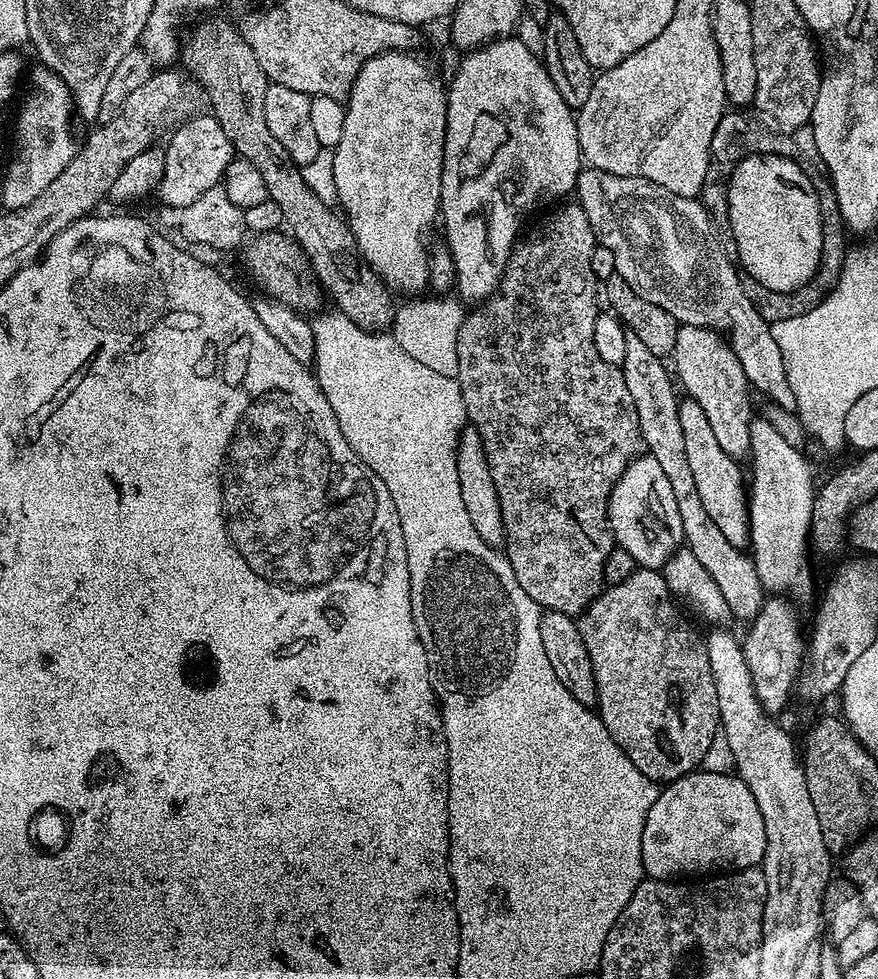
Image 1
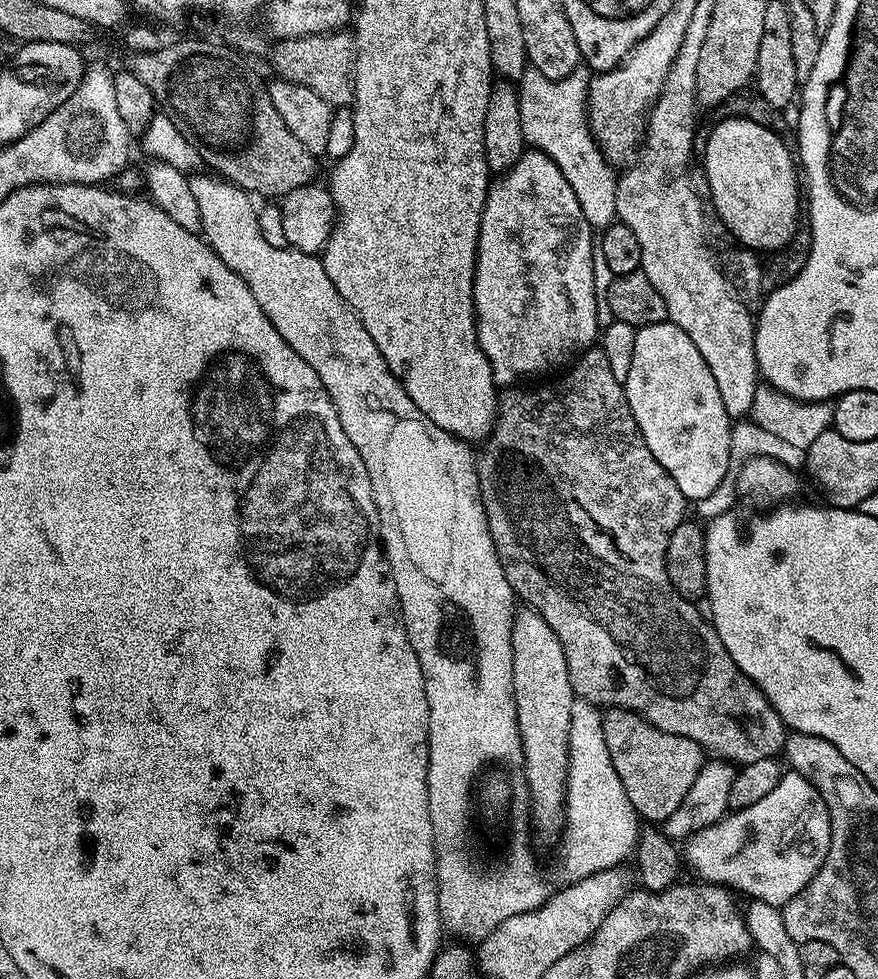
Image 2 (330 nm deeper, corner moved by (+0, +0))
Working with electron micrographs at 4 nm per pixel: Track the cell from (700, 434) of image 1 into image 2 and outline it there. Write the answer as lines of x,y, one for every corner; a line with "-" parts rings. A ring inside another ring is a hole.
669,319
654,326
637,328
630,374
622,383
630,402
630,410
634,414
634,422
638,422
638,430
642,430
642,438
646,438
646,446
650,446
650,454
654,454
666,474
674,478
674,486
682,490
685,501
695,502
718,490
718,486
722,486
722,482
729,479
728,468
733,467
734,420
726,414
726,406
722,406
722,394
718,394
718,382
714,382
714,374
710,374
706,358
698,354
698,346
690,342
690,334
686,334
686,330
682,330

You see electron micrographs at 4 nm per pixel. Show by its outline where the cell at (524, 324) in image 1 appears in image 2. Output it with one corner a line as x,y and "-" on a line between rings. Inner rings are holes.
593,346
589,348
588,351
581,352
575,363
560,375
552,378
557,378
557,380
552,380
549,384
540,384
537,388
524,388
528,386
509,387
507,391
505,391
508,393
506,393
505,396
503,393
503,395
499,397
496,405
496,422
492,426
492,433
488,435
486,443
481,447
485,448
482,449
481,452
478,452
478,455
475,457
476,473
480,479
482,506
486,510
486,522
490,526
490,534
494,538
496,553
504,567
506,582
510,582
513,593
515,593
525,605
540,612
542,618
546,618
546,622
550,622
550,630
554,630
554,634
558,634
558,642
562,642
562,654
566,654
566,670
570,670
570,686
572,687
573,693
575,693
579,699
588,700
591,704
595,704
604,710
627,710
629,712
637,712
643,720
650,722
658,730
662,730
666,734
690,738
694,742
698,742
698,746
703,748
705,753
711,754
713,757
721,760
729,761
737,766
743,766
750,762
758,762
758,758
779,757
781,753
783,753
784,743
786,743
789,737
786,726
781,722
779,714
776,713
775,708
770,706
770,702
761,694
760,689
756,687
752,679
746,674
742,674
742,670
734,662
734,658
730,658
726,646
722,646
722,638
718,638
716,629
712,627
711,619
709,619
703,611
700,613
699,610
696,609
697,605
693,603
693,601
682,598
678,594
678,590
674,590
674,582
670,582
670,574
666,574
666,546
670,546
670,534
674,534
674,530
678,530
678,526
686,519
686,512
684,512
686,501
682,494
682,490
678,490
678,486
674,486
674,478
670,478
670,474
666,474
666,470
658,462
658,458
654,458
654,454
650,454
650,446
646,446
646,438
642,438
642,430
638,430
638,422
634,422
634,414
630,410
630,402
624,393
624,385
621,380
614,378
614,373
610,370
610,362
606,358
604,349
599,346

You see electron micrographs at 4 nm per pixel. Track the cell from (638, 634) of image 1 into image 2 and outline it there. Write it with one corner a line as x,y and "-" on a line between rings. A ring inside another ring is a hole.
608,710
603,713
602,734
606,734
606,750
610,750
610,762
614,762
614,770
618,770
618,778
622,778
622,790
626,790
626,798
630,798
630,806
635,810
637,817
641,821
647,822
652,826
663,825
666,818
670,818
670,814
674,814
674,810
678,810
678,806
684,804
686,794
690,794
690,786
694,786
694,778
698,778
700,768
706,763
706,753
703,748
698,746
698,742
694,742
690,738
682,738
674,734
666,734
662,730
655,728
650,722
646,722
639,716
637,712
629,712
627,710

